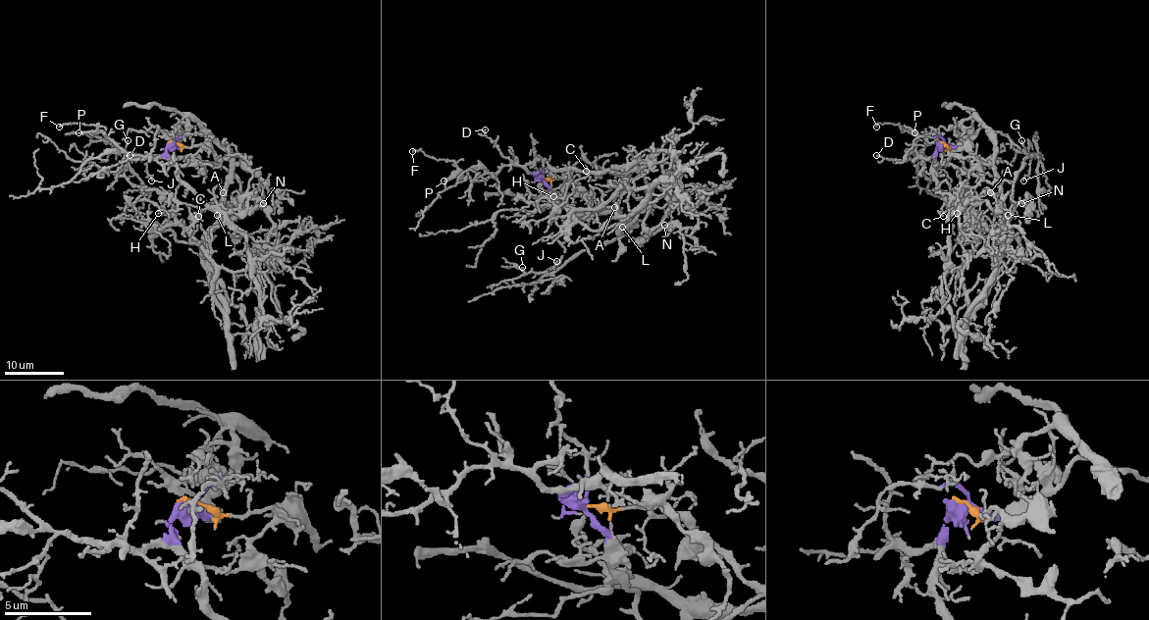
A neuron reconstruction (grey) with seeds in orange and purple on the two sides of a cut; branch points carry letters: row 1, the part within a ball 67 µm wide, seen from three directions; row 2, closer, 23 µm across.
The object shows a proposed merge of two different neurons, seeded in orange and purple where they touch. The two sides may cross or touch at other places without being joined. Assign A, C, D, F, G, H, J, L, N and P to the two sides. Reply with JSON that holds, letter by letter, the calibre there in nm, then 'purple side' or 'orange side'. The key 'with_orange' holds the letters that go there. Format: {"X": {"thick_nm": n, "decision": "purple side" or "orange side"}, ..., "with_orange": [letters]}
{"A": {"thick_nm": 140, "decision": "orange side"}, "C": {"thick_nm": 90, "decision": "purple side"}, "D": {"thick_nm": 140, "decision": "purple side"}, "F": {"thick_nm": 130, "decision": "purple side"}, "G": {"thick_nm": 130, "decision": "purple side"}, "H": {"thick_nm": 110, "decision": "purple side"}, "J": {"thick_nm": 140, "decision": "purple side"}, "L": {"thick_nm": 100, "decision": "orange side"}, "N": {"thick_nm": 150, "decision": "orange side"}, "P": {"thick_nm": 140, "decision": "purple side"}, "with_orange": ["A", "L", "N"]}

